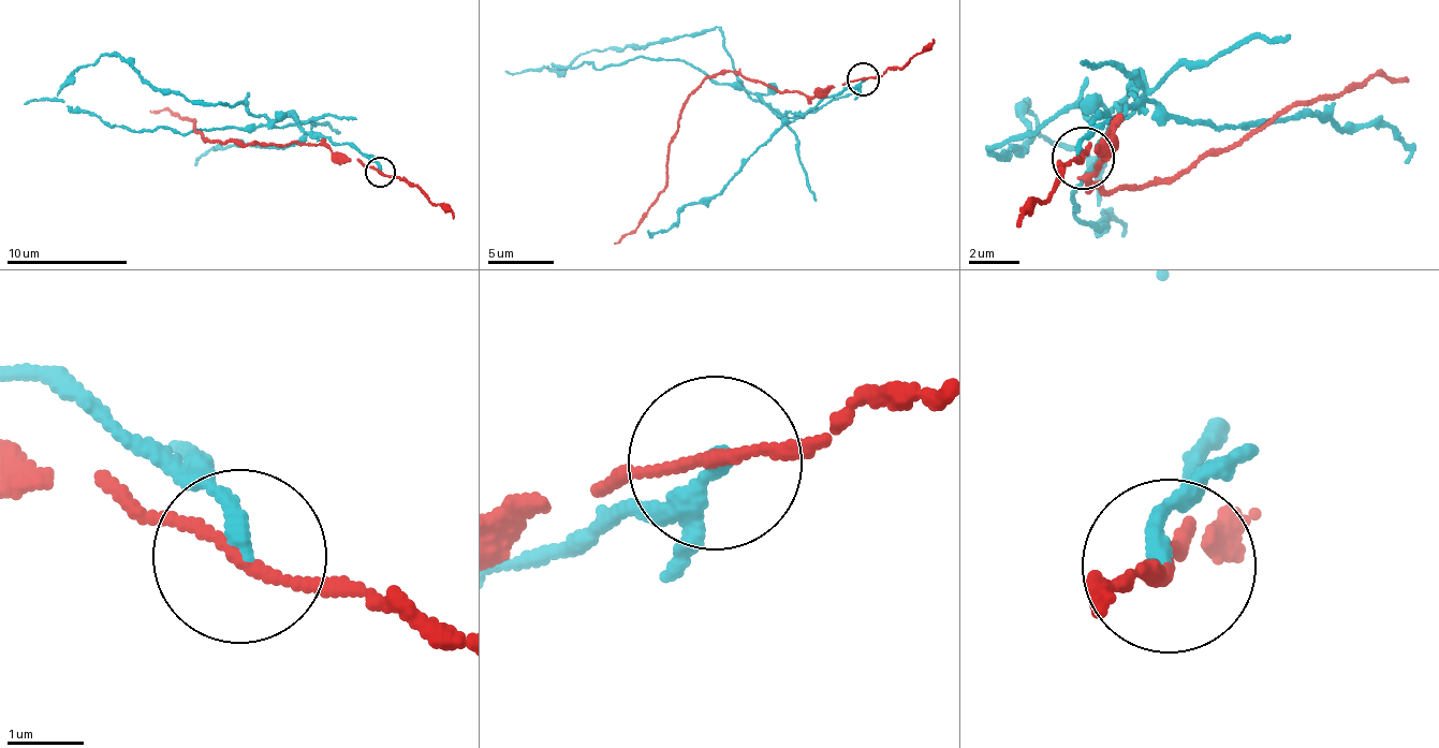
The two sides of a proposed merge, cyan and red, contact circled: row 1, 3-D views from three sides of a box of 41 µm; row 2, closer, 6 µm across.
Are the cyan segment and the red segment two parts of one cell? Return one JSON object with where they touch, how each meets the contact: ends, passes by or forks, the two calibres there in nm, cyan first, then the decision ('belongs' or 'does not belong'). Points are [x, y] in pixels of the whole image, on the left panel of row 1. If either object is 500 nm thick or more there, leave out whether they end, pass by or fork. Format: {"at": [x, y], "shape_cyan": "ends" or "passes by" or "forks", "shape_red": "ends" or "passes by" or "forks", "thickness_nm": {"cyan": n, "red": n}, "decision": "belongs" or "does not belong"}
{"at": [380, 172], "shape_cyan": "ends", "shape_red": "passes by", "thickness_nm": {"cyan": 200, "red": 140}, "decision": "does not belong"}

